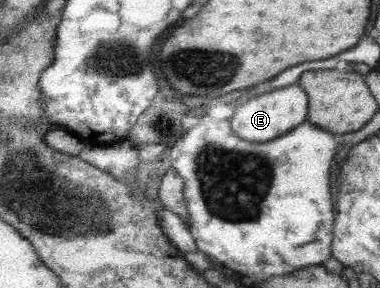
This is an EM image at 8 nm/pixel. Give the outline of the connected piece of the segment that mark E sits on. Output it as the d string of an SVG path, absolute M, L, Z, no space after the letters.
M292 85L286 89L266 93L258 99L250 99L233 115L231 125L242 139L254 143L266 143L296 129L298 125L304 123L304 119L308 119L308 95L300 85Z

